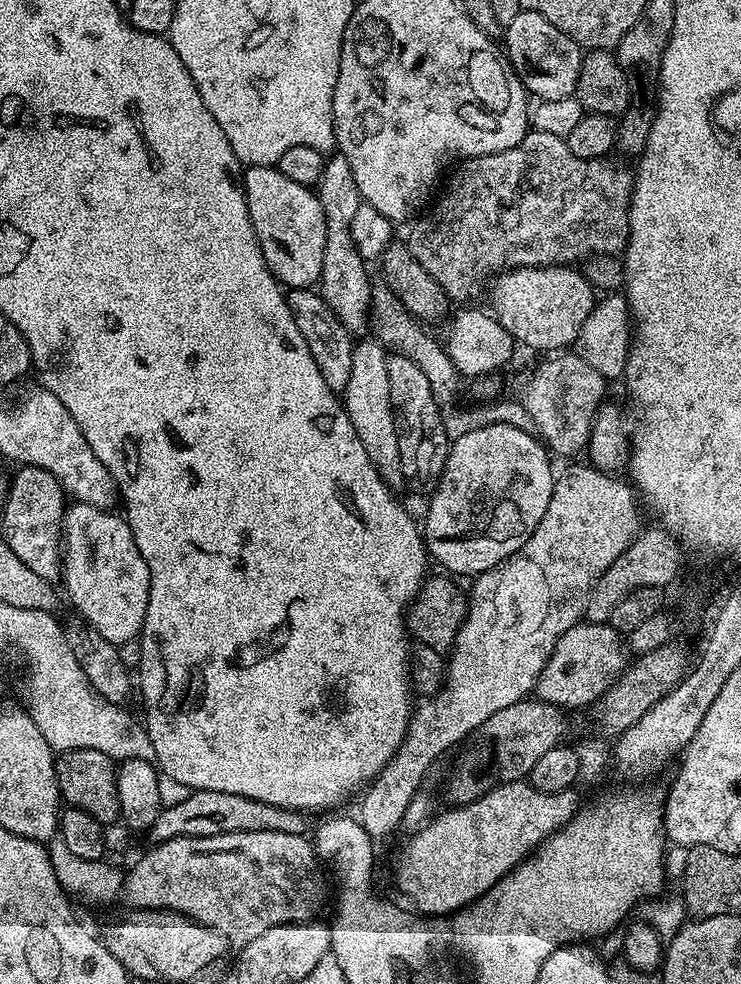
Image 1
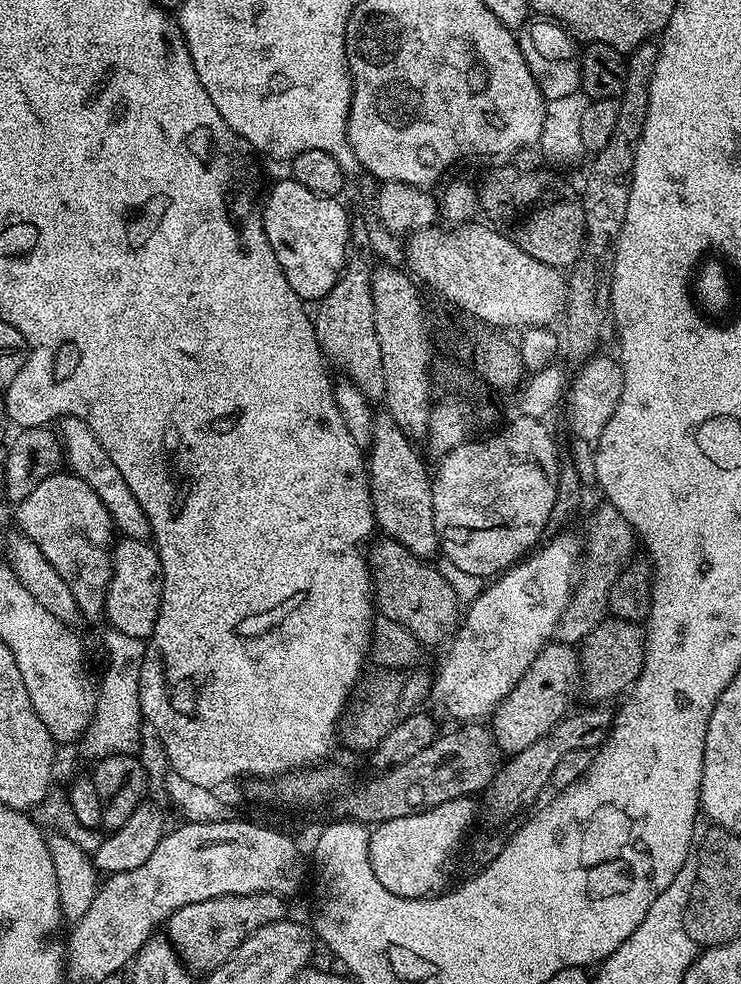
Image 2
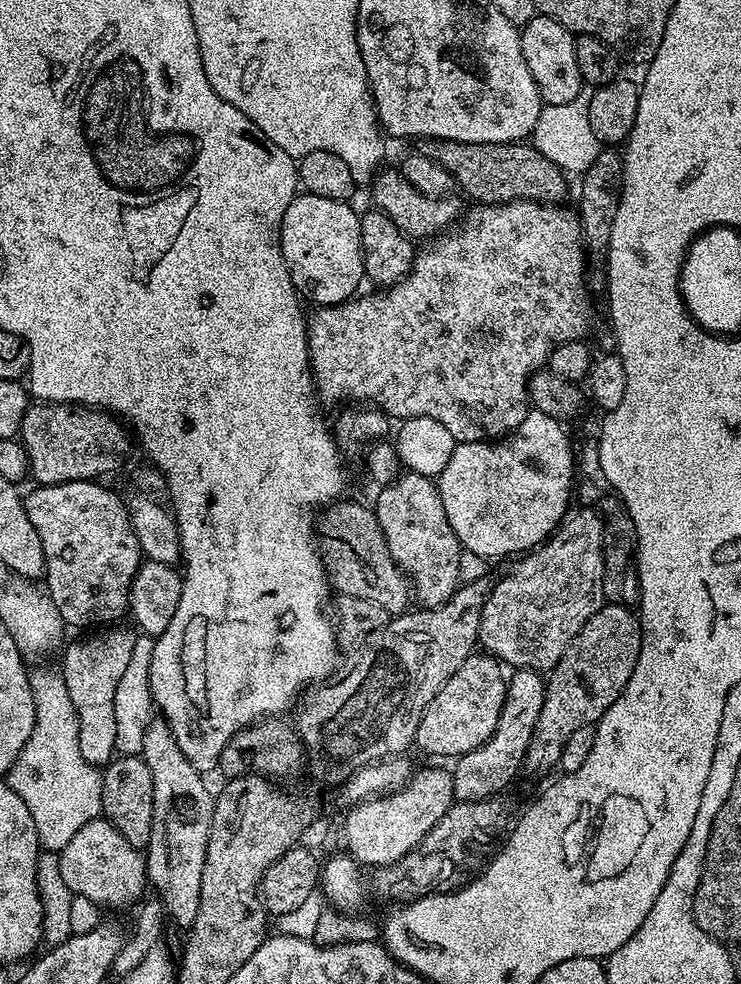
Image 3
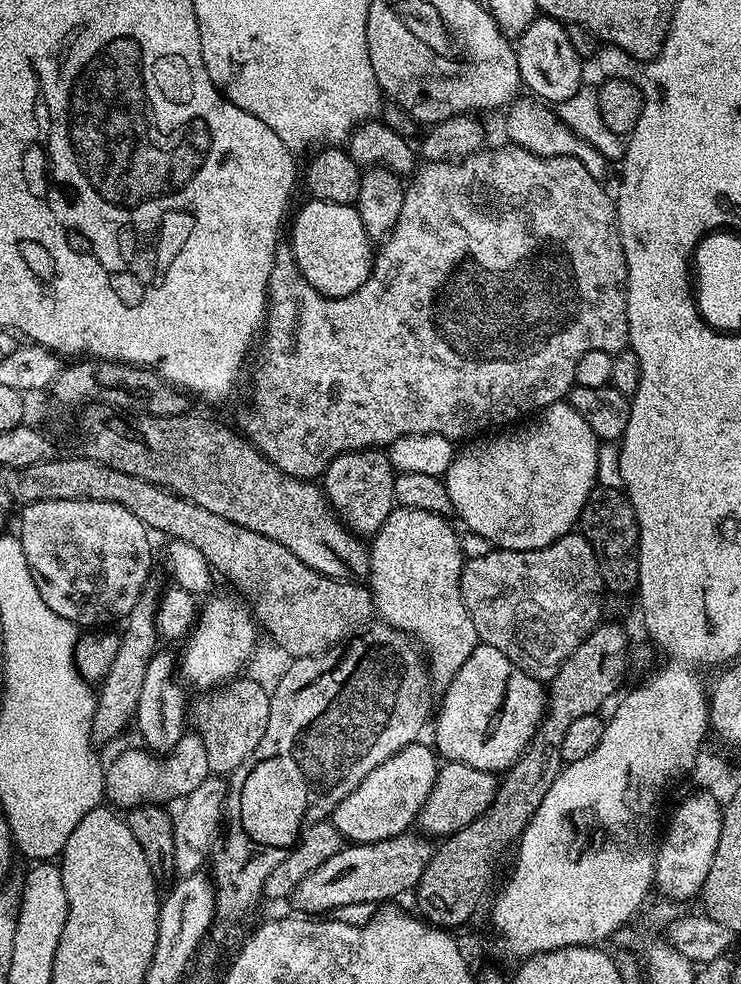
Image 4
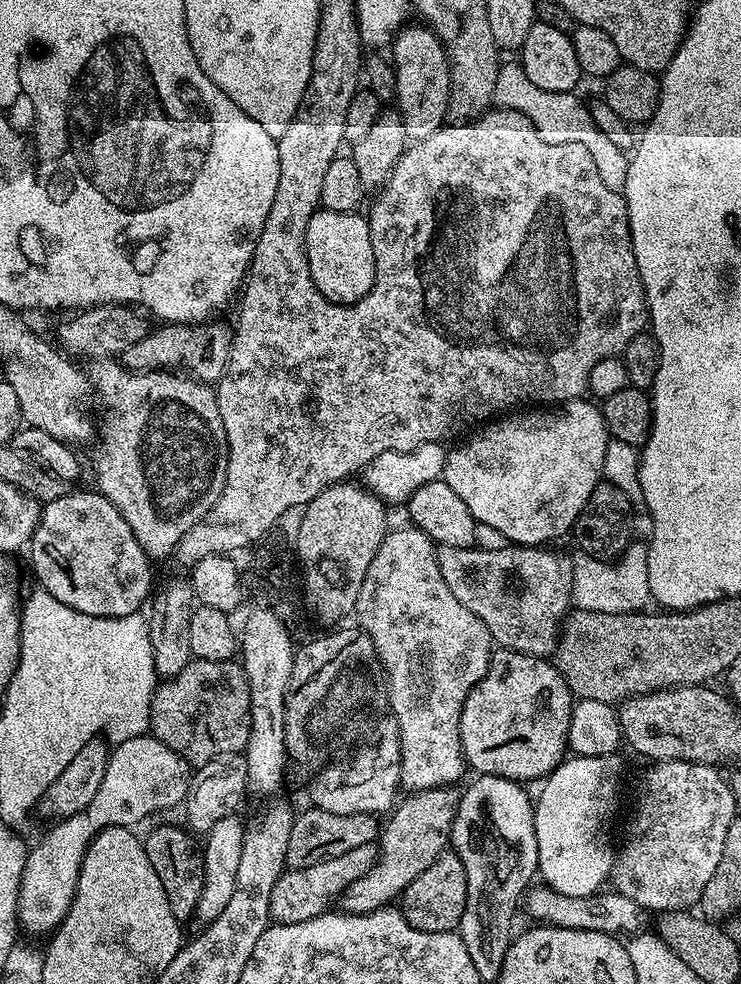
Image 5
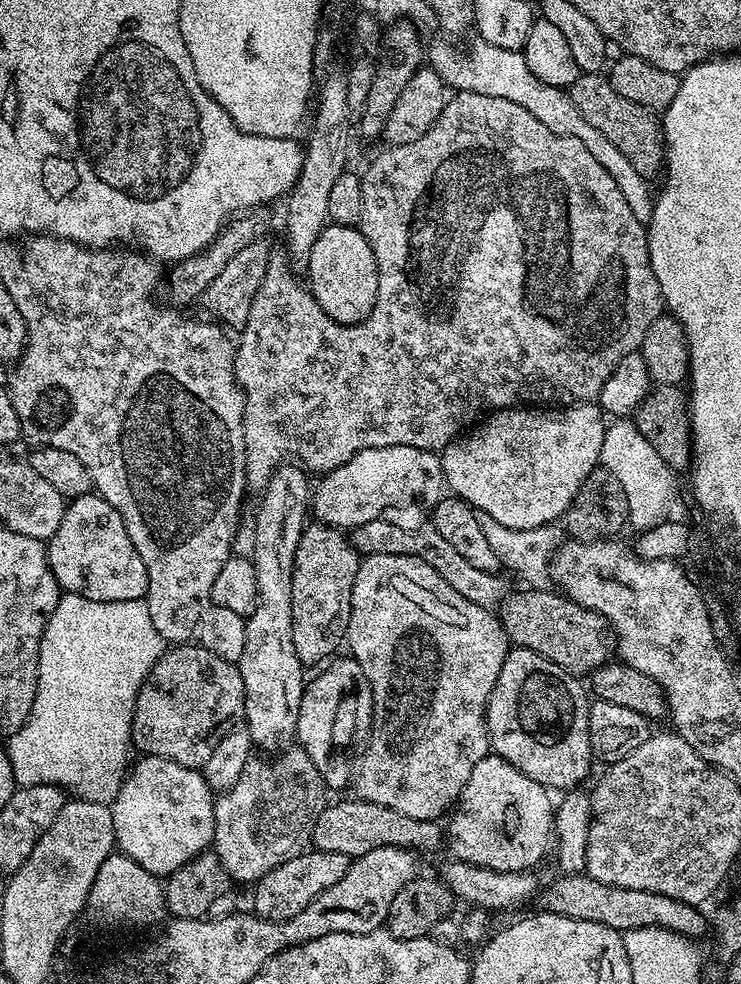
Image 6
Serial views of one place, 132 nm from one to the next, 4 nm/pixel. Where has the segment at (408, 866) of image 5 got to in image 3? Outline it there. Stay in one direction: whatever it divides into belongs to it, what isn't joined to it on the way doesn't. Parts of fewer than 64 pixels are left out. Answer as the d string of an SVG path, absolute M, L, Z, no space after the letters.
M521 668L511 673L506 684L504 693L504 705L498 718L496 732L485 742L481 748L476 748L473 752L467 752L465 756L459 757L455 761L456 765L451 765L450 771L454 782L454 797L457 801L462 800L488 800L491 796L501 795L504 787L515 778L521 775L524 767L524 755L530 746L530 738L534 734L534 726L538 722L538 710L542 710L544 701L545 677L541 673L533 672L530 668Z

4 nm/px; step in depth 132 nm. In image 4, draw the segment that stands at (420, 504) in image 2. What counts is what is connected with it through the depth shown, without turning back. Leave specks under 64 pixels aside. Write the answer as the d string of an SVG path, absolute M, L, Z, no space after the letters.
M393 507L391 514L382 522L382 526L370 540L368 554L367 587L372 594L372 606L375 615L391 628L404 632L417 645L421 644L426 657L426 667L431 683L443 690L448 683L462 670L462 662L470 658L475 650L478 637L474 630L474 622L470 622L470 614L462 602L460 593L460 571L464 569L464 551L460 549L458 532L448 525L443 516L414 510L413 508Z

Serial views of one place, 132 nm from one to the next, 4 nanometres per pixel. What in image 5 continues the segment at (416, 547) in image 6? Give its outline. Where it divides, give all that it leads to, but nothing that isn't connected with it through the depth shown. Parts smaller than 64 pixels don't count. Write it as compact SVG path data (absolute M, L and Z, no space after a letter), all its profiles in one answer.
M439 545L436 549L438 570L442 570L442 578L446 578L446 586L450 586L450 594L470 610L470 614L478 614L490 630L493 641L500 648L509 648L527 656L548 658L555 653L556 641L560 638L560 629L573 607L572 577L573 565L564 556L551 552L548 546L506 546L502 550L482 550L475 546Z

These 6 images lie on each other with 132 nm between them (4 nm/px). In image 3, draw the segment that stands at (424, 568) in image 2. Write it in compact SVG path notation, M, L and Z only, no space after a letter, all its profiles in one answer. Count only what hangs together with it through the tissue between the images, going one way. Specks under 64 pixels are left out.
M341 498L325 507L316 521L316 547L329 585L337 588L340 596L366 598L378 602L382 610L390 614L409 611L410 581L396 565L386 546L386 534L378 522L375 511L364 504L355 504L349 498Z

